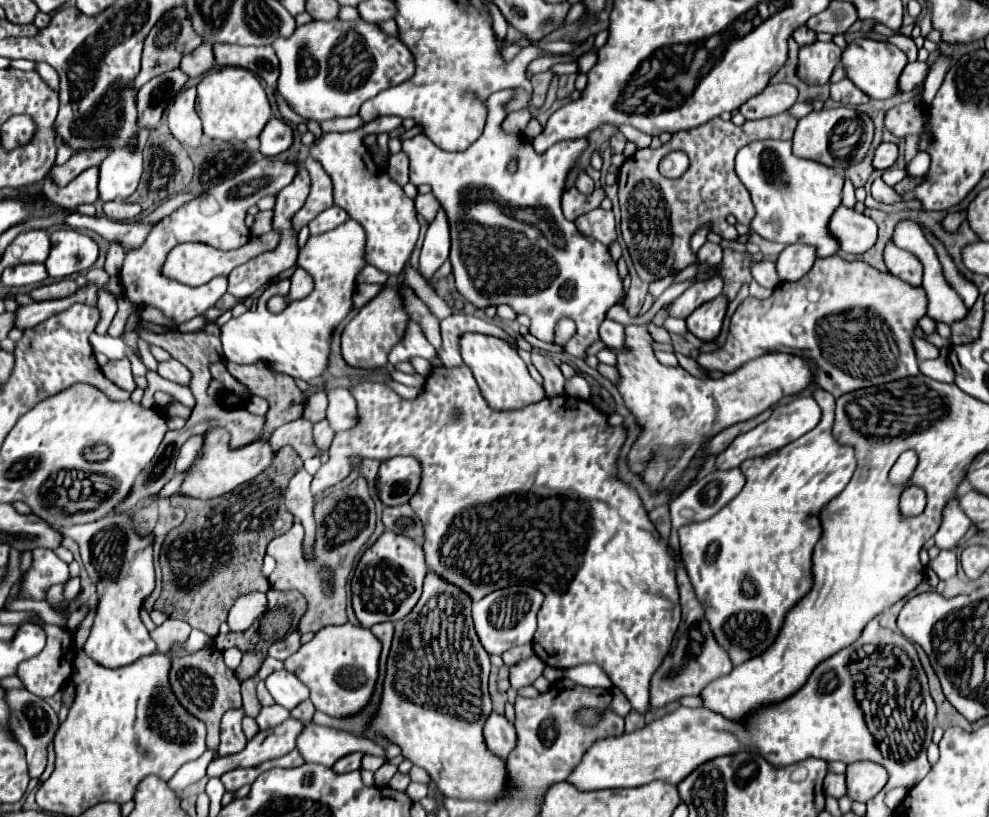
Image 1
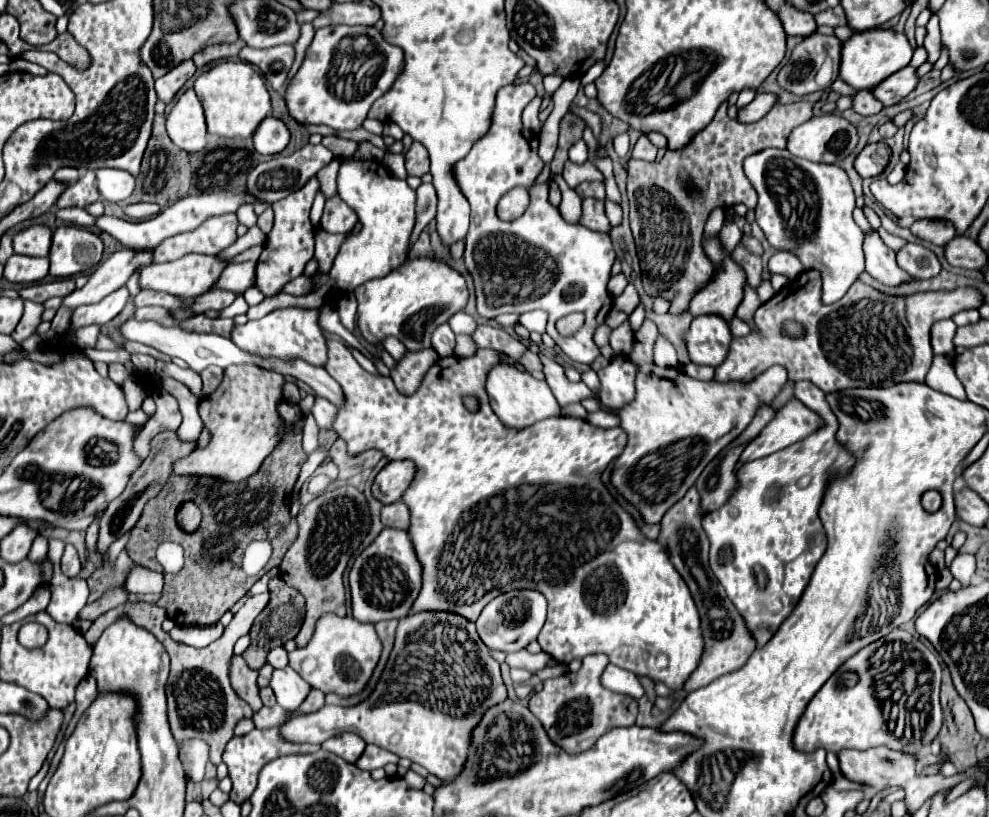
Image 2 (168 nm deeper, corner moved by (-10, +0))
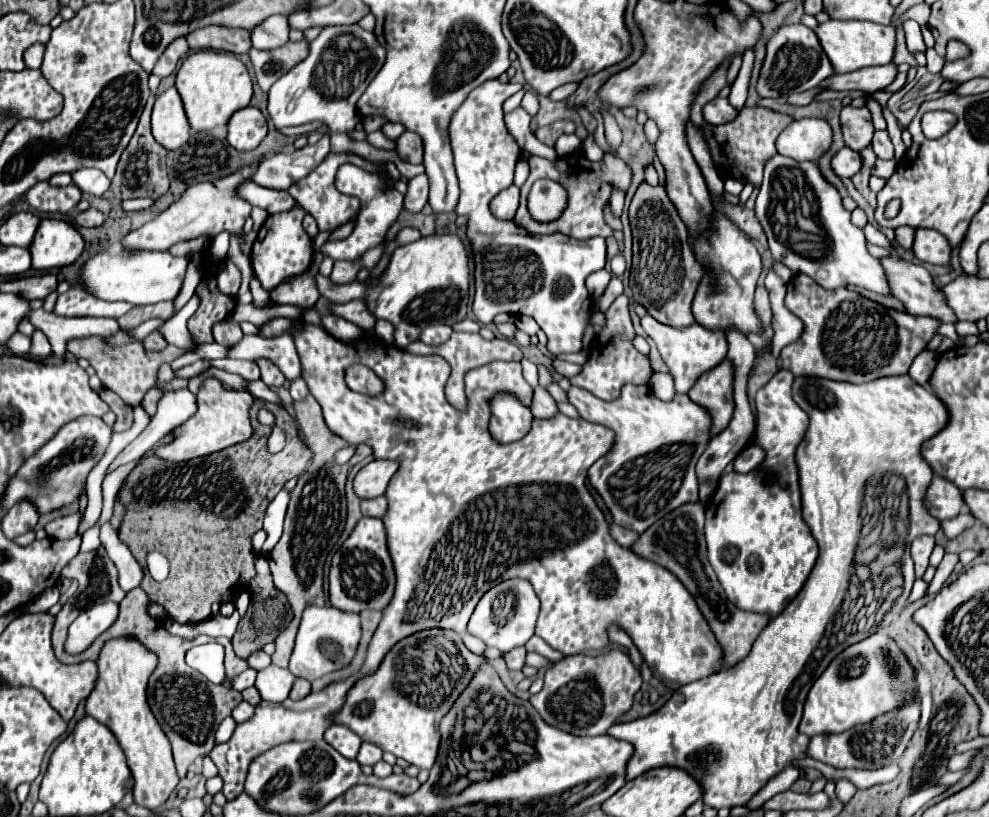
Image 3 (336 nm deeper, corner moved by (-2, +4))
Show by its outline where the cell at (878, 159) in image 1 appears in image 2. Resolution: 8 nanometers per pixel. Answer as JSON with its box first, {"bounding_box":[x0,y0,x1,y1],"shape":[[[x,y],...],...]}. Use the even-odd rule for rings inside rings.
{"bounding_box":[854,141,892,177],"shape":[[[880,141],[880,143],[870,143],[864,147],[864,151],[856,157],[854,167],[862,177],[878,177],[890,163],[892,159],[892,149]]]}

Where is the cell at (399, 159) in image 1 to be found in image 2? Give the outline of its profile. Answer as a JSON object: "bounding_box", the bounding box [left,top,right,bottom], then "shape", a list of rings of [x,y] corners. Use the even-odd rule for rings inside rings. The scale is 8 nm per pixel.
{"bounding_box":[406,143,430,177],"shape":[[[412,143],[412,147],[406,153],[406,171],[408,175],[422,177],[424,173],[430,171],[430,155],[428,149],[422,143]]]}

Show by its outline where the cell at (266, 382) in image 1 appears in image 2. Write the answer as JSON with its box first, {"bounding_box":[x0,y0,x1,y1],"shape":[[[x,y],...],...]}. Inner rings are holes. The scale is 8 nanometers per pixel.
{"bounding_box":[174,364,284,483],"shape":[[[253,364],[231,365],[224,371],[220,387],[200,401],[200,417],[206,427],[212,431],[212,441],[204,449],[192,451],[188,457],[176,461],[174,473],[176,475],[194,475],[194,477],[210,477],[210,479],[222,479],[228,483],[246,481],[254,473],[258,473],[264,459],[272,453],[272,449],[278,447],[282,433],[284,433],[284,419],[278,413],[278,405],[284,399],[282,397],[284,387],[284,375],[276,371],[268,371]]]}

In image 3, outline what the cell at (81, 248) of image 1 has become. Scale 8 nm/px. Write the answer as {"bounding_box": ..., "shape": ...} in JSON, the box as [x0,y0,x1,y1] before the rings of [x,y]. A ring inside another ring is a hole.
{"bounding_box":[30,219,84,269],"shape":[[[42,219],[34,241],[30,245],[30,257],[34,269],[52,269],[74,263],[84,249],[82,235],[62,219]]]}

